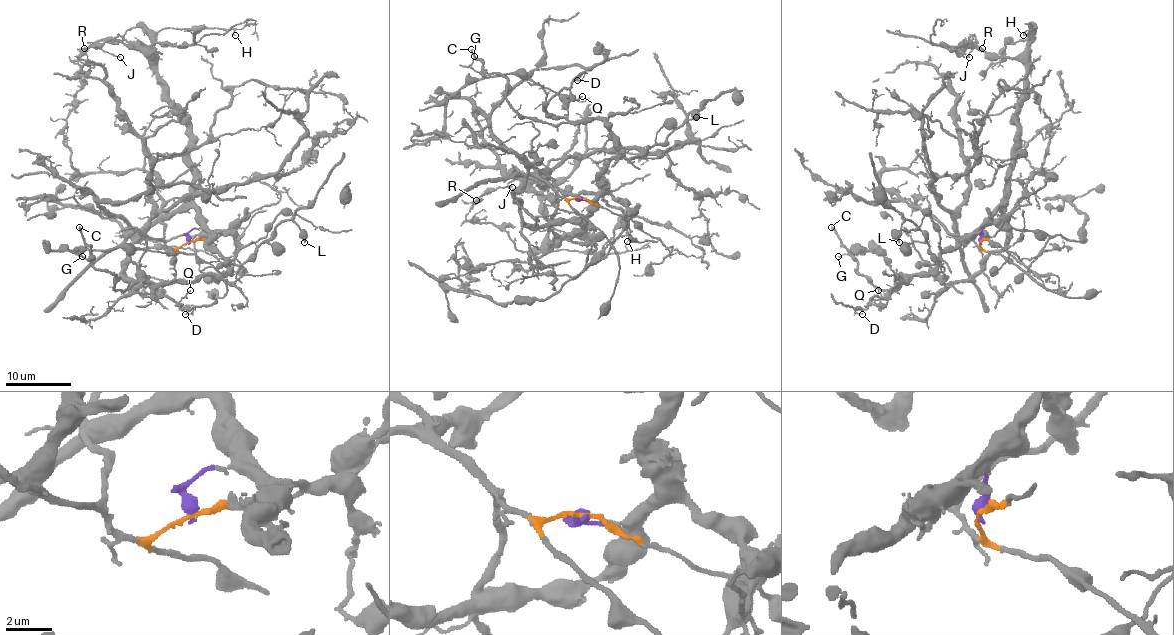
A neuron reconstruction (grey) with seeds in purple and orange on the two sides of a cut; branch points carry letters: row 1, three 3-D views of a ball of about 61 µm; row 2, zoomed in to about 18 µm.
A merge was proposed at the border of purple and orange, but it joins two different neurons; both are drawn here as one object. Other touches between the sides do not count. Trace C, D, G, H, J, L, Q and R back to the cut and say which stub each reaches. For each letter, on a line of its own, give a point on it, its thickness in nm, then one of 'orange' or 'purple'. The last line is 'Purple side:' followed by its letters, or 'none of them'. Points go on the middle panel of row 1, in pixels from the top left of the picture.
C: at (471, 49); 260 nm thick; purple
D: at (577, 80); 90 nm thick; purple
G: at (474, 56); 100 nm thick; purple
H: at (627, 241); 90 nm thick; purple
J: at (512, 187); 110 nm thick; purple
L: at (696, 117); 360 nm thick; purple
Q: at (582, 96); 90 nm thick; purple
R: at (476, 200); 140 nm thick; purple
Purple side: C, D, G, H, J, L, Q, R

